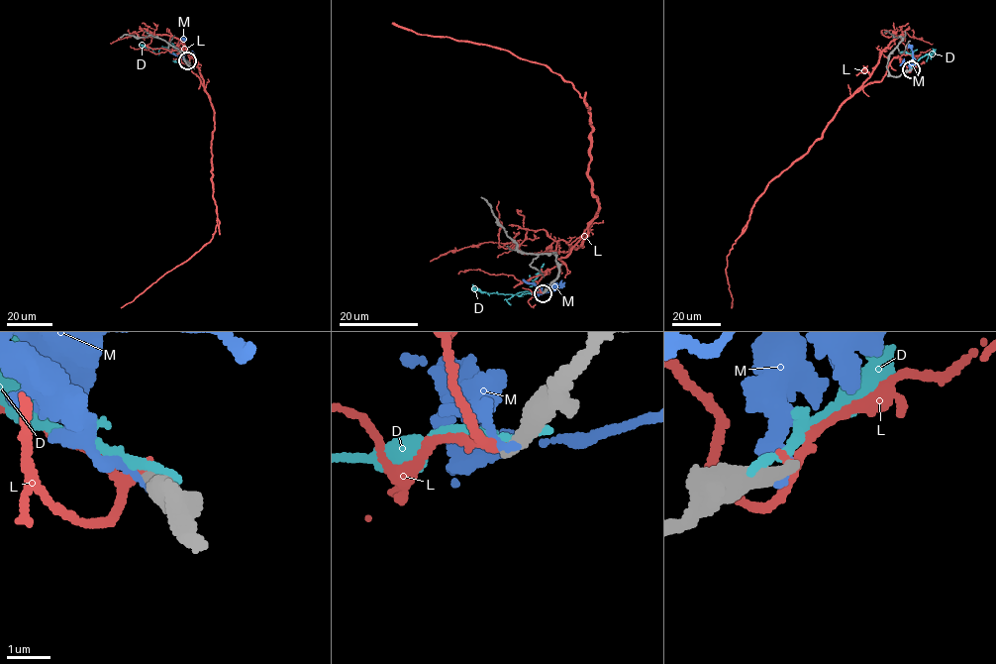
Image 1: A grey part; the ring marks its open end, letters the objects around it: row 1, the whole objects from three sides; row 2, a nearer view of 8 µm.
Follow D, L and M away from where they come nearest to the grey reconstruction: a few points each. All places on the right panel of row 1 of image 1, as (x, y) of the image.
D: (909, 69), (924, 55), (933, 54), (932, 48)
L: (911, 69), (895, 56), (881, 80), (868, 83), (844, 102), (823, 135), (768, 183), (727, 257), (731, 307)
M: (911, 70), (913, 51), (909, 44)

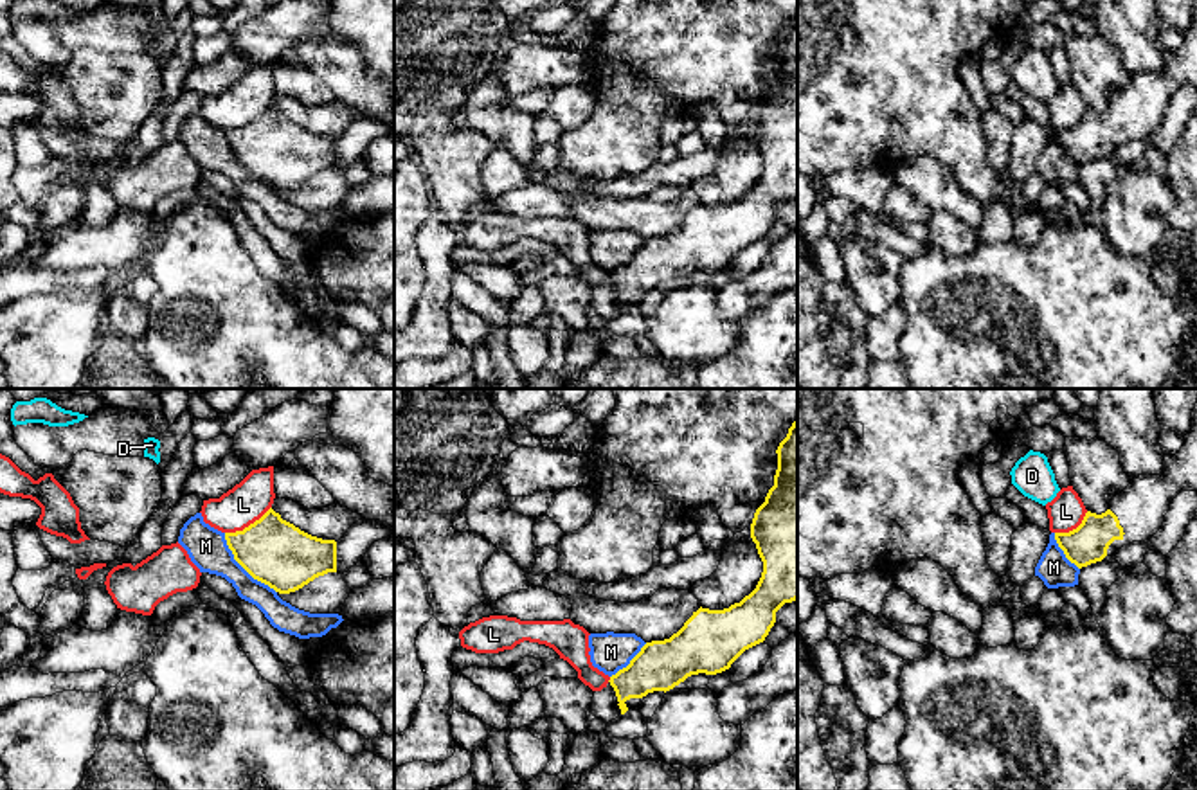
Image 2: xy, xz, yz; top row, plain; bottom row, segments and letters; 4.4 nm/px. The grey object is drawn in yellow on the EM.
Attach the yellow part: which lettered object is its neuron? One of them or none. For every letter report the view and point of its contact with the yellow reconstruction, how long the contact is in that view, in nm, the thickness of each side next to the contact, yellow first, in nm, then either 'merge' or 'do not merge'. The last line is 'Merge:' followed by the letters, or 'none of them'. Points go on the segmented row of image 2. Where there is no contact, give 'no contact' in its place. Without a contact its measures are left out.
D: no contact | do not merge
L: xy (249, 526) | 240 nm | 300/180 nm | do not merge
M: xy (243, 567) | 360 nm | 300/180 nm | do not merge
Merge: none of them

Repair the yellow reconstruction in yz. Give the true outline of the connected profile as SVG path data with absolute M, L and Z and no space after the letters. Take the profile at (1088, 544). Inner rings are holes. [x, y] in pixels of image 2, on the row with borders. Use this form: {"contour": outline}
{"contour": "M1197 403L1192 412L1192 428L1183 435L1184 443L1175 455L1165 455L1159 475L1130 477L1130 484L1111 498L1109 509L1102 515L1087 511L1082 524L1069 533L1055 533L1058 547L1078 569L1102 561L1123 545L1132 542L1148 543L1161 529L1172 500L1181 491L1197 491Z"}

